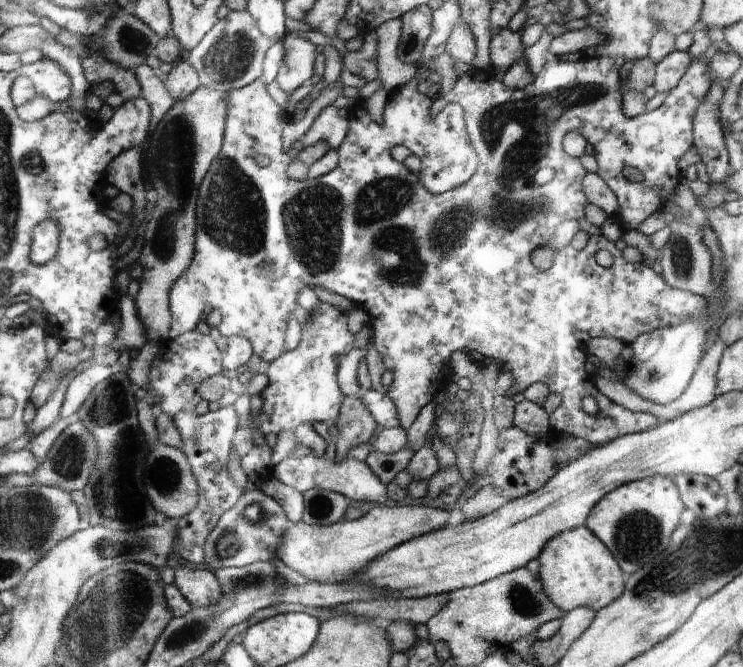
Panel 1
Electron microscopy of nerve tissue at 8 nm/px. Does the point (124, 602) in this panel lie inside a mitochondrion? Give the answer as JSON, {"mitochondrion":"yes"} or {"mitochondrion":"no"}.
{"mitochondrion":"yes"}

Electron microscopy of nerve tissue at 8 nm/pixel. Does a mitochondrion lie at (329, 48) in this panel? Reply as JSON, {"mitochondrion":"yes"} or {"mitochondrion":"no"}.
{"mitochondrion":"no"}

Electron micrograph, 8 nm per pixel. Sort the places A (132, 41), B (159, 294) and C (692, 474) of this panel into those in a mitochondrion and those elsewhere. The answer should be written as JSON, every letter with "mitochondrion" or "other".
{"A":"mitochondrion","B":"other","C":"other"}

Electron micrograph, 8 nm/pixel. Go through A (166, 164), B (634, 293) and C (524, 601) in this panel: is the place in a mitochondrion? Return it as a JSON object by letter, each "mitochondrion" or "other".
{"A":"mitochondrion","B":"other","C":"mitochondrion"}

